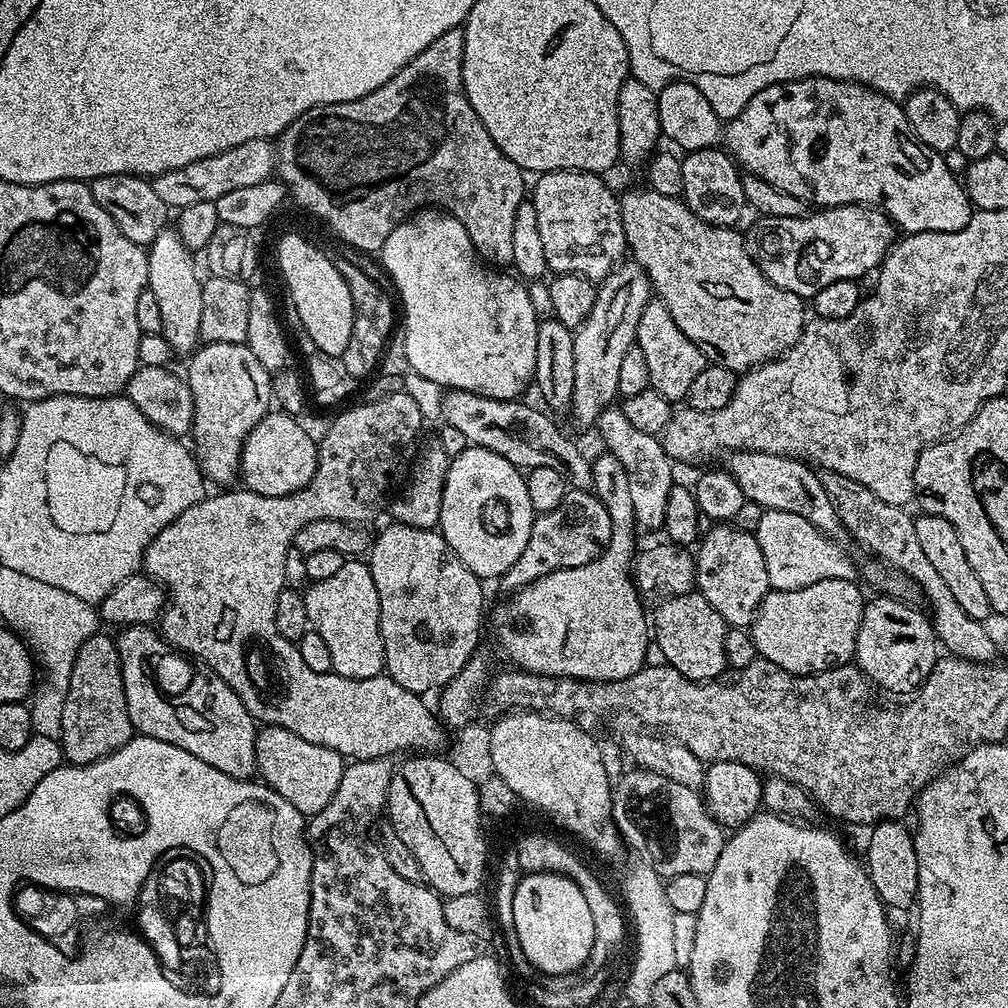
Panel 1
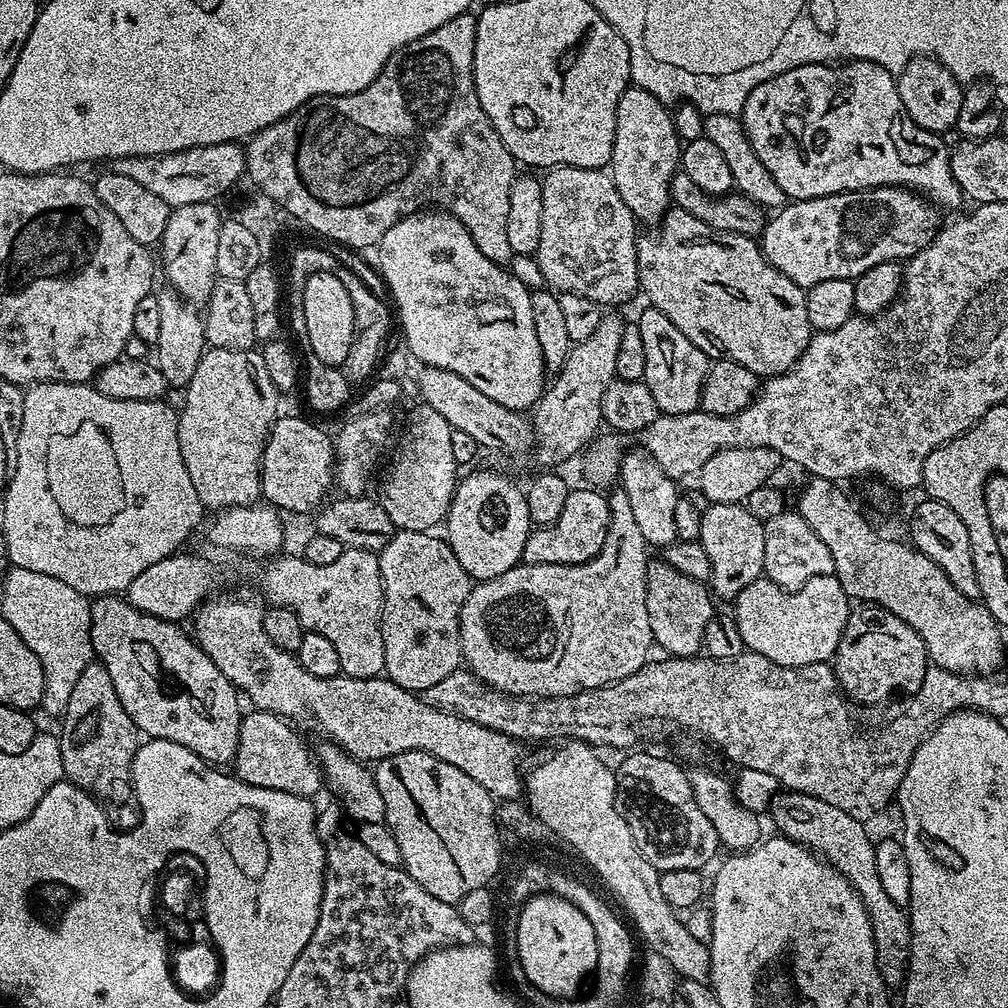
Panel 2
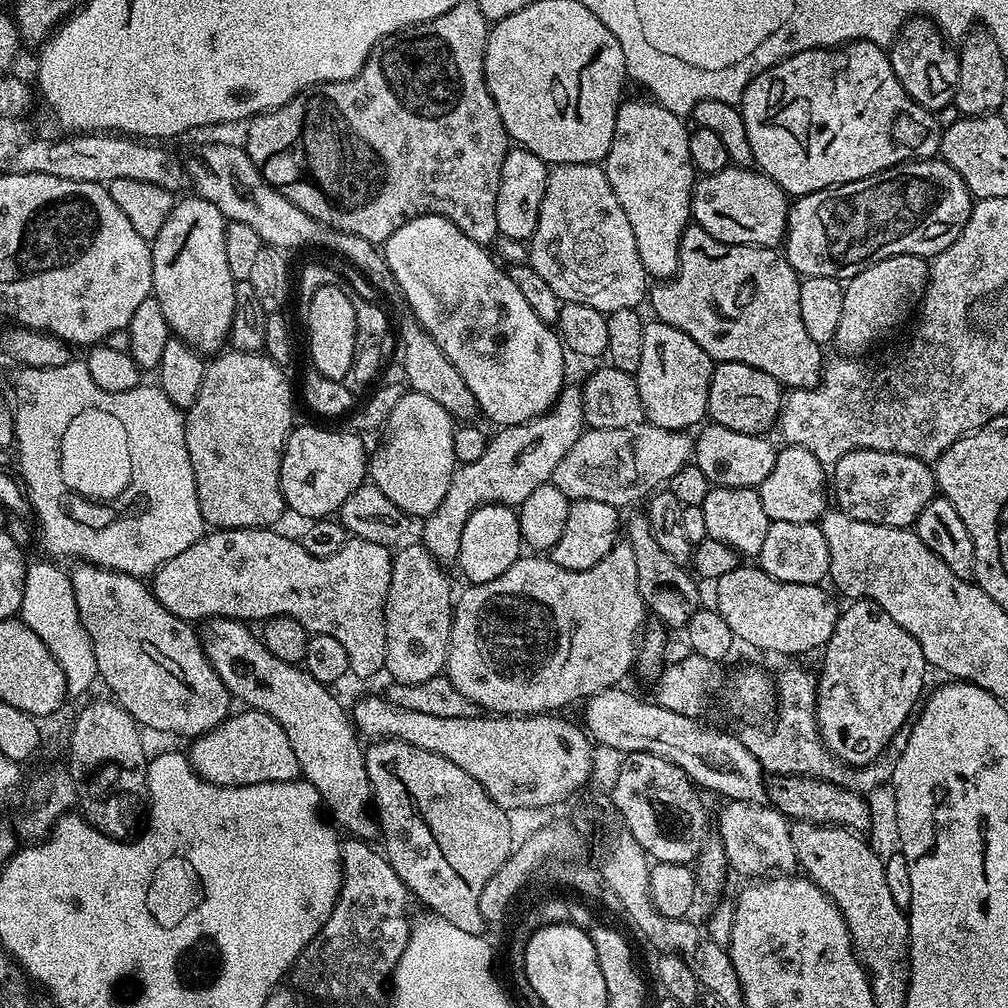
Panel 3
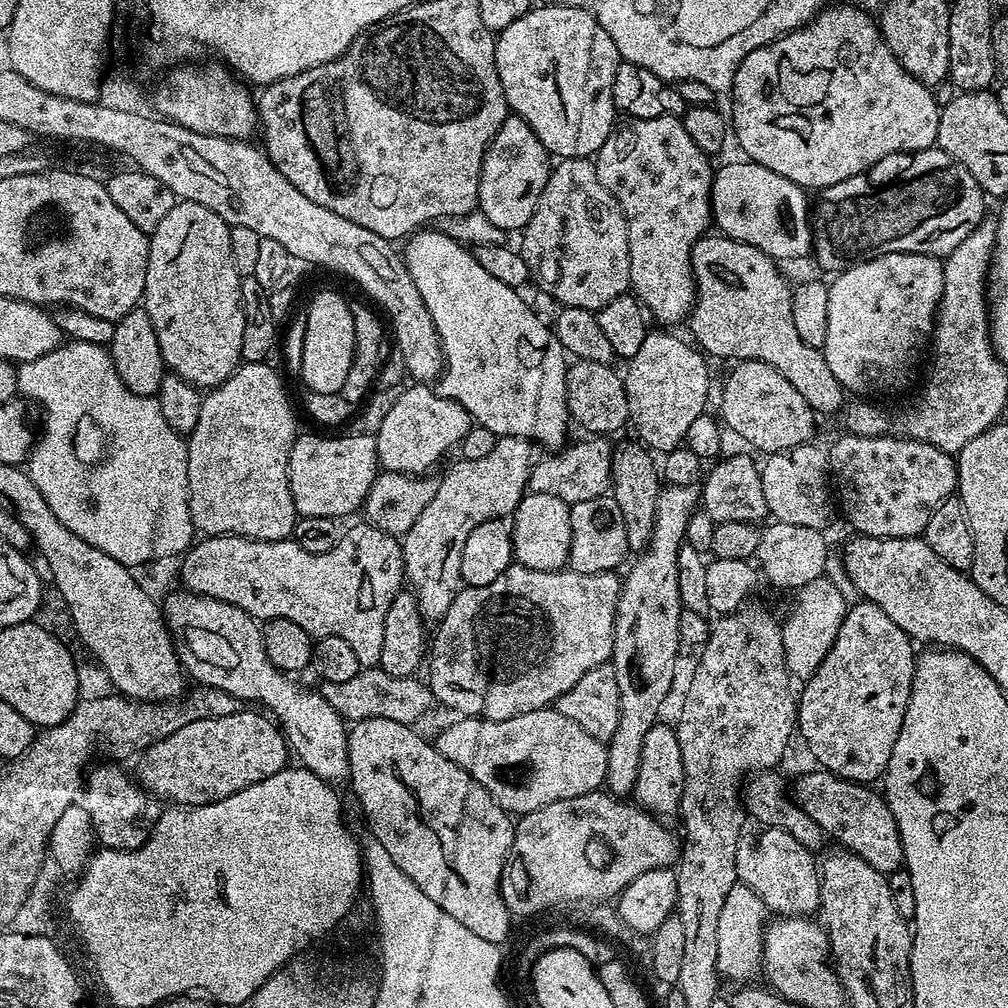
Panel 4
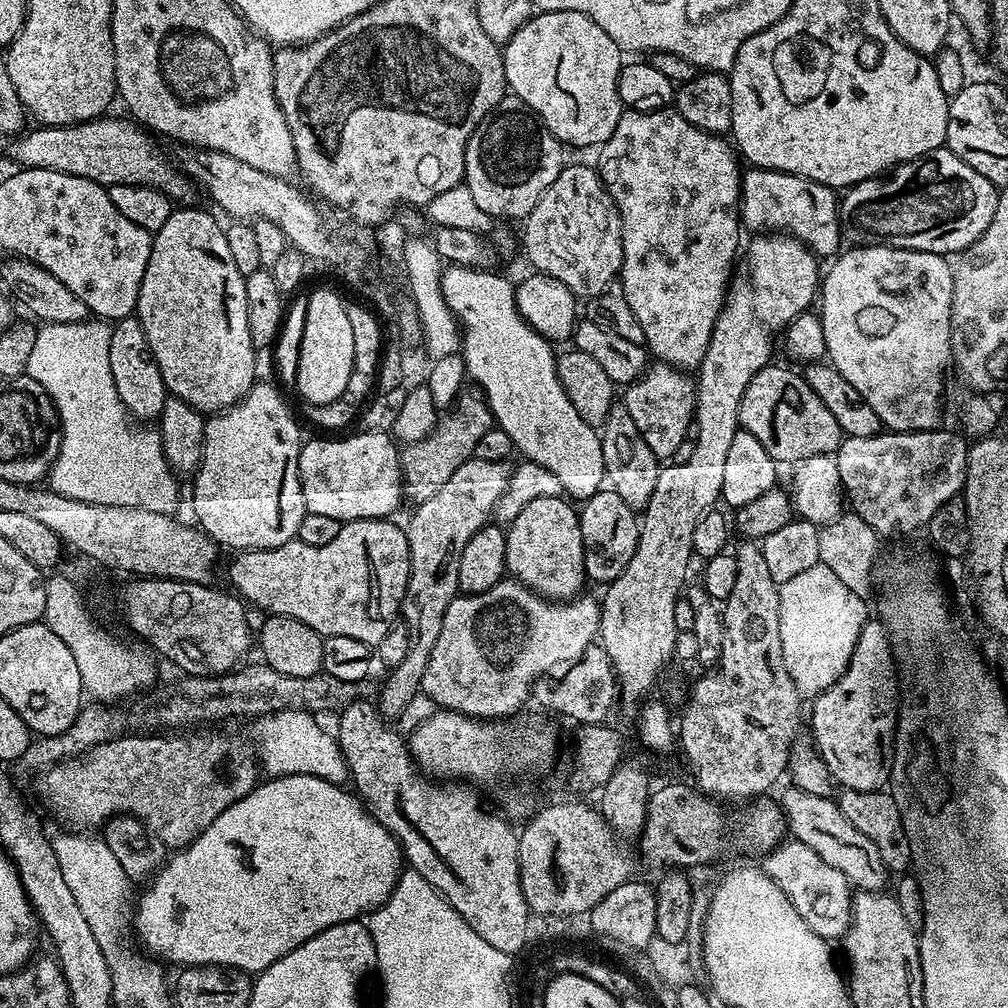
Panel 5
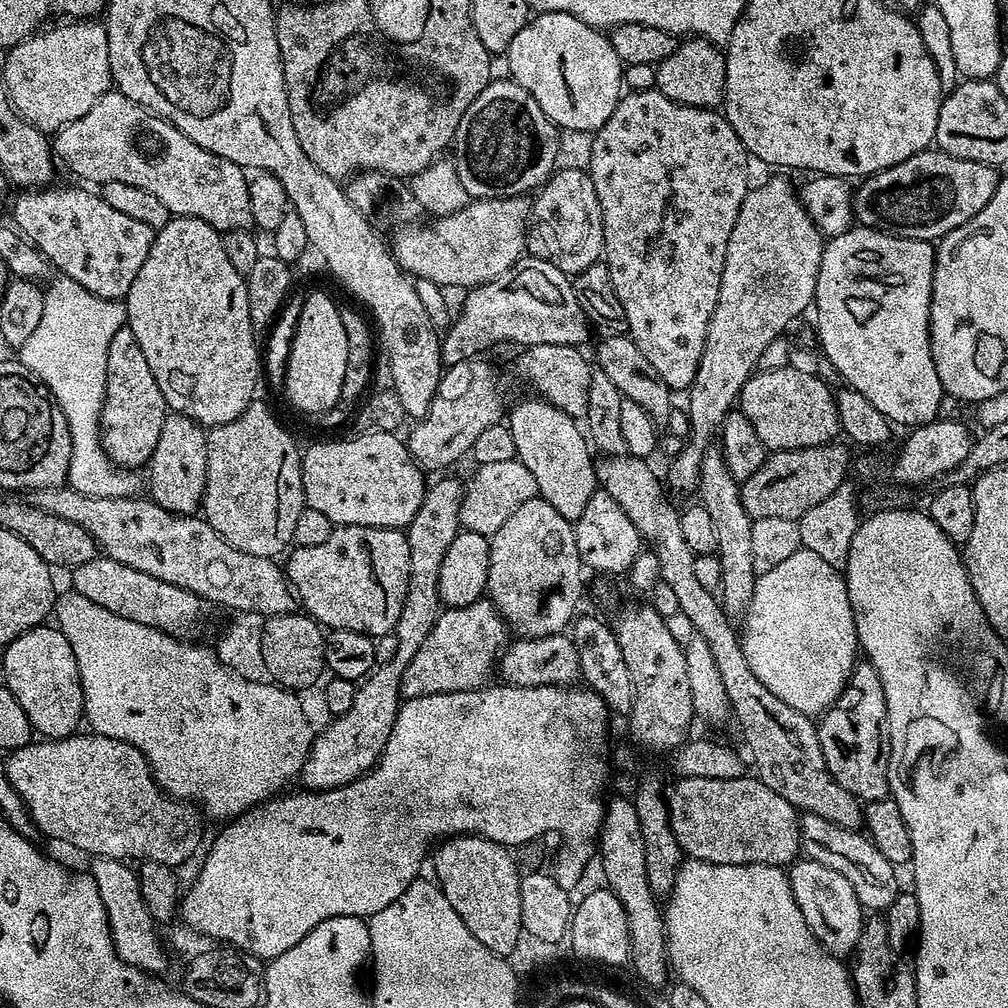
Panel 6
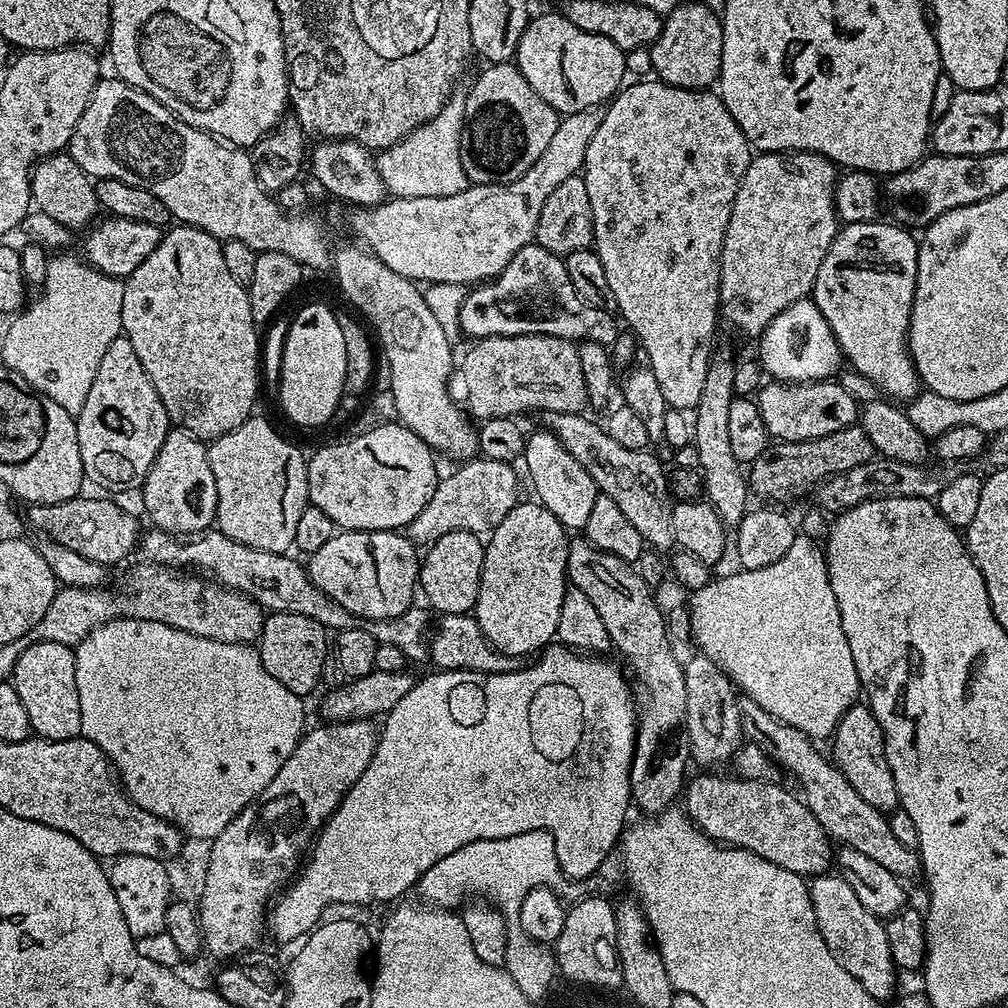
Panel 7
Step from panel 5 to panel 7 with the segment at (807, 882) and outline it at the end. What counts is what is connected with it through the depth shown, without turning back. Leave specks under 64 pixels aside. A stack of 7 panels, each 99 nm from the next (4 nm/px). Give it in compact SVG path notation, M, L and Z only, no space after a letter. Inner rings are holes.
M825 874L817 876L811 881L808 889L810 902L814 906L814 918L830 954L834 954L836 961L846 969L856 981L870 994L877 1002L884 1002L892 996L892 991L896 988L896 976L898 969L896 963L890 958L890 942L886 942L885 921L881 917L870 914L862 902L854 895L854 890L850 887L850 882L846 882L839 874Z

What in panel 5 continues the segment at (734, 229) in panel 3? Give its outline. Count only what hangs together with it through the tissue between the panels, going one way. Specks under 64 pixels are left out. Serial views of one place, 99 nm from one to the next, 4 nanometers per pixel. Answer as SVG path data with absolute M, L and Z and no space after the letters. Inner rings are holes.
M749 167L740 182L738 215L745 229L753 228L751 231L756 234L765 230L779 230L795 240L801 240L817 257L832 258L841 251L838 196L825 184L789 172L772 172L769 168Z

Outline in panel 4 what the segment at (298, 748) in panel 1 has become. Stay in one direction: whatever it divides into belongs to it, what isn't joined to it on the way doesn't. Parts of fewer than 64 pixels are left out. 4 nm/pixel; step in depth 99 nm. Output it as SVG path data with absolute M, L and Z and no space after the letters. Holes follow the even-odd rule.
M241 710L190 722L182 730L174 730L174 734L161 736L141 751L144 753L136 764L135 779L153 797L161 796L168 800L164 802L193 808L230 798L230 794L278 774L290 760L288 741L267 715L256 712Z

